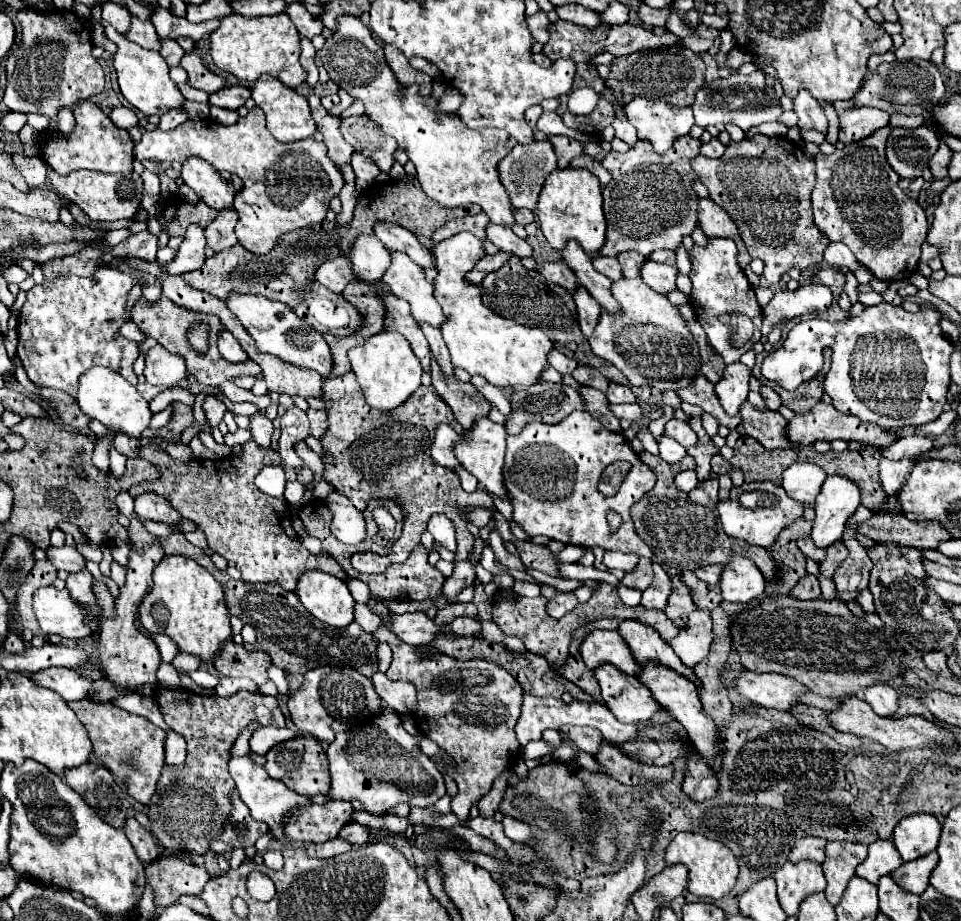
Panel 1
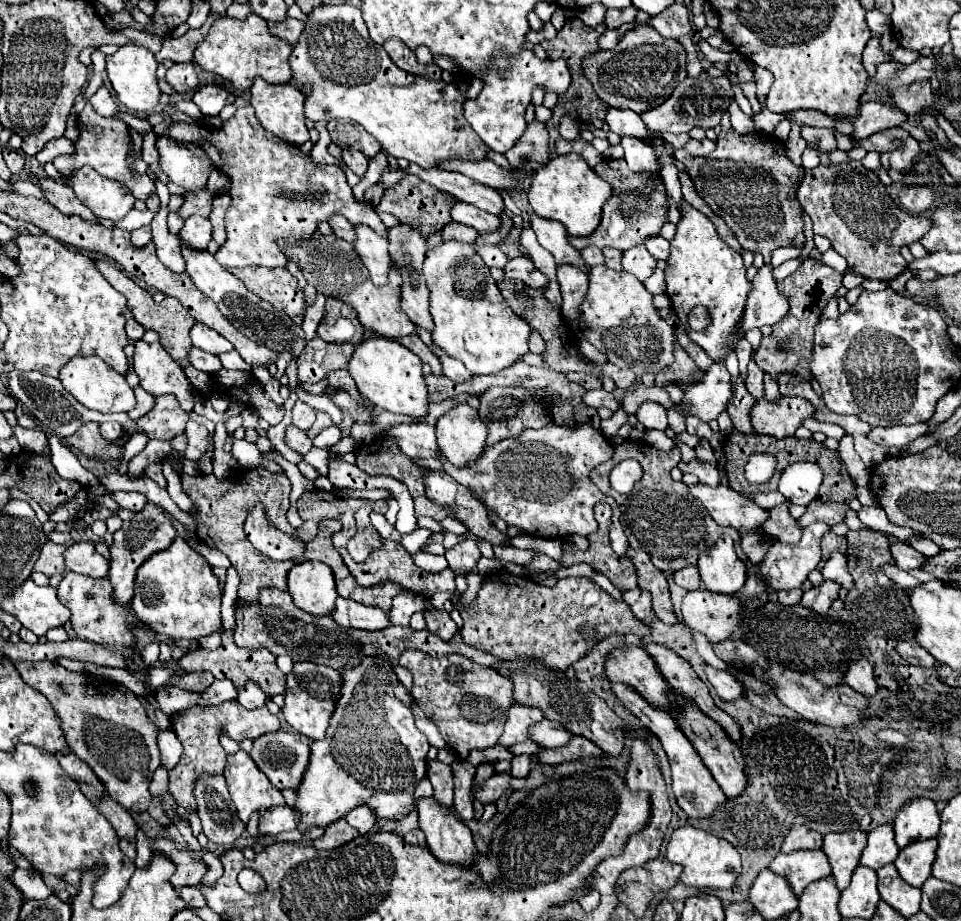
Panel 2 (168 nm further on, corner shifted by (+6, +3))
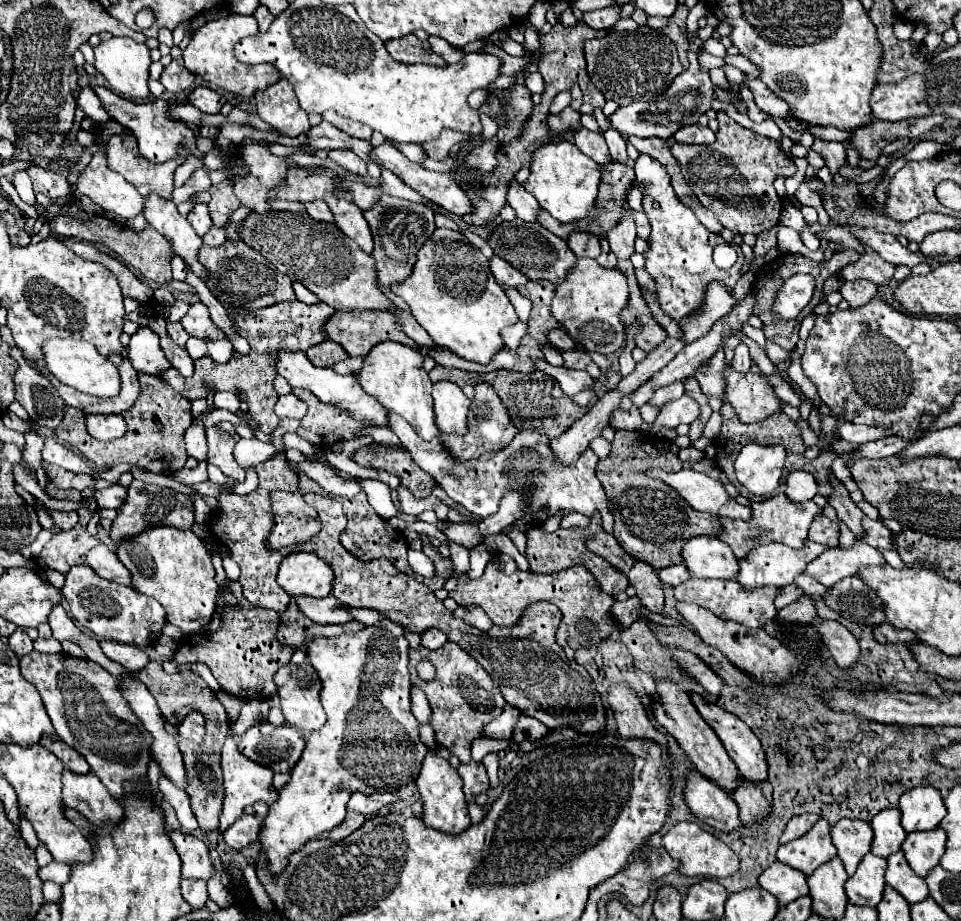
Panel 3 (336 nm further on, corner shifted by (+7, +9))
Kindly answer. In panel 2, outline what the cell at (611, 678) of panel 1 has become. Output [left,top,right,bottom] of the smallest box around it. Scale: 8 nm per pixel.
[613,683,727,819]

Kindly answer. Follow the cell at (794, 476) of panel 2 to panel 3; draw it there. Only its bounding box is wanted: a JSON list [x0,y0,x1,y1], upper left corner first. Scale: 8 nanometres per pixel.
[786,469,818,503]

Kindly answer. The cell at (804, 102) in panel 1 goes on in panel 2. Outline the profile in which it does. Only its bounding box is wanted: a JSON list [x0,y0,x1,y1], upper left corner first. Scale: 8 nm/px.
[801,127,837,155]

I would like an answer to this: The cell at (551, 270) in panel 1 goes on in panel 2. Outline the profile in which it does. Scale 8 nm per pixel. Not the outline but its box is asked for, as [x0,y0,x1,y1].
[503,257,547,289]

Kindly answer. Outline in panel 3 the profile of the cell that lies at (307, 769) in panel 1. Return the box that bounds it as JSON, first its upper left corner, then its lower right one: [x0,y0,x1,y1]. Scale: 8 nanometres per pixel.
[238,723,304,773]

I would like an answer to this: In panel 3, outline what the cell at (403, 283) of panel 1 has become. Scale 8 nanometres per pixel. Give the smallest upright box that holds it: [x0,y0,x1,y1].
[324,195,374,253]

